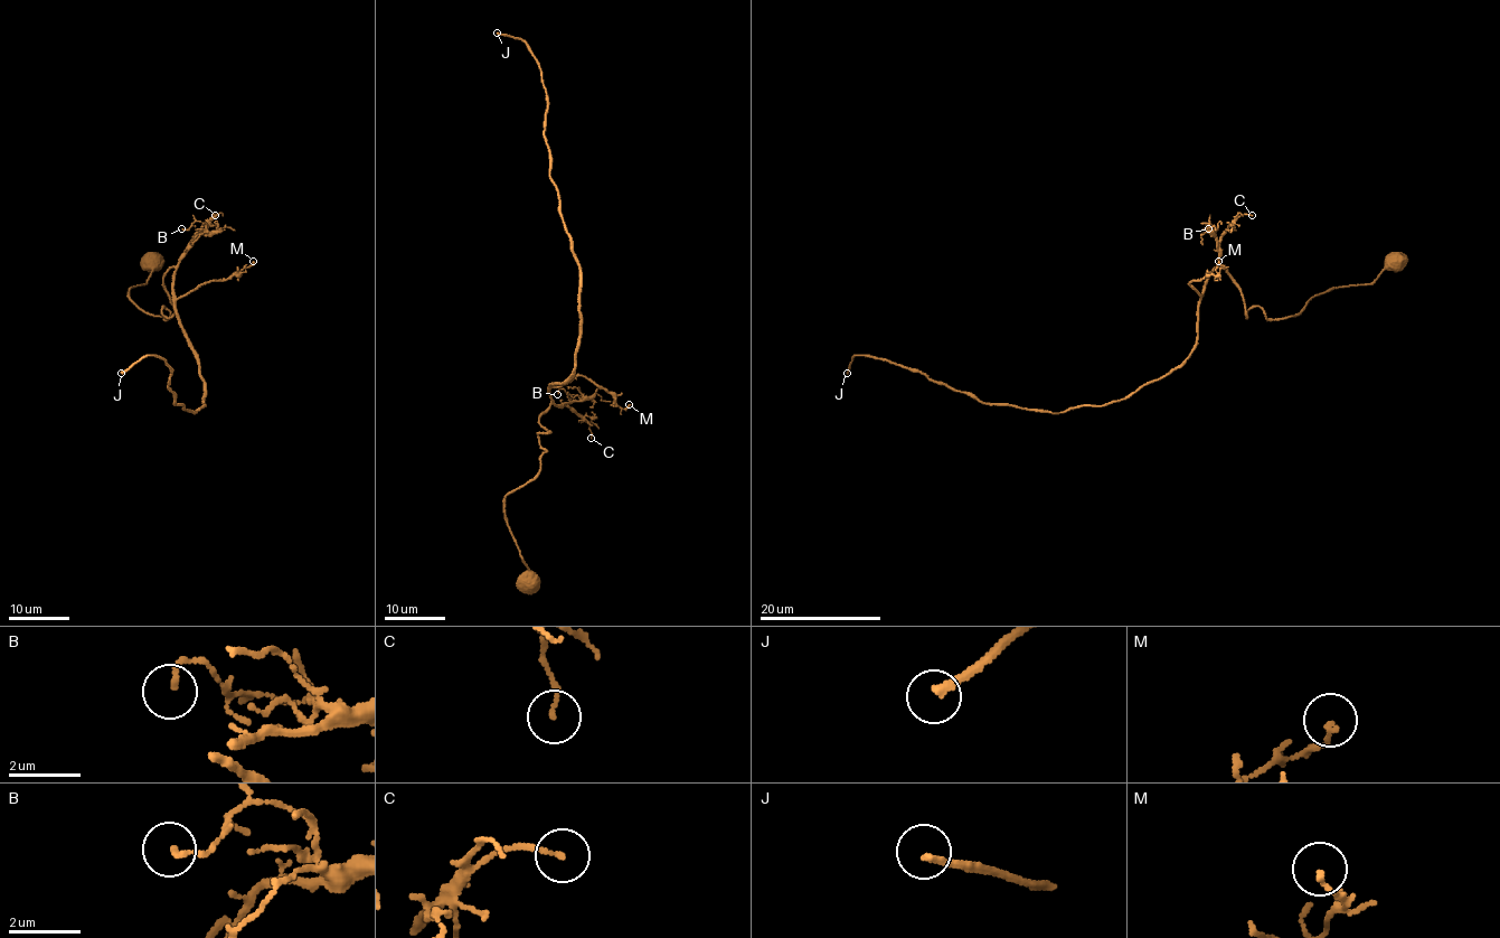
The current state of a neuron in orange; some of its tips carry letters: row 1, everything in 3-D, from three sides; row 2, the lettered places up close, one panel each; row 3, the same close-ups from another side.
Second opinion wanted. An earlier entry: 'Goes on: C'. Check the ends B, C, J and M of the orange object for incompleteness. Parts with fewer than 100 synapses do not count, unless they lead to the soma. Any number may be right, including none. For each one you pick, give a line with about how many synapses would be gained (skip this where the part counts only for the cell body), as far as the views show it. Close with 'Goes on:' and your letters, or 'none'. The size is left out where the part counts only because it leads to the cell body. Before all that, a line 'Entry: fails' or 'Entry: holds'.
Entry: fails
J: 180 synapses
Goes on: J

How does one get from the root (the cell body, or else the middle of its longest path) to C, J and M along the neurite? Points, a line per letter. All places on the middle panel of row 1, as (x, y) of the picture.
C: (529, 584), (505, 499), (539, 470), (538, 433), (550, 430), (539, 416), (567, 404), (591, 438)
J: (529, 584), (505, 499), (538, 472), (548, 390), (574, 366), (581, 266), (550, 177), (538, 61), (497, 33)
M: (529, 584), (505, 499), (539, 470), (548, 391), (582, 376), (605, 387), (615, 406), (629, 404)

